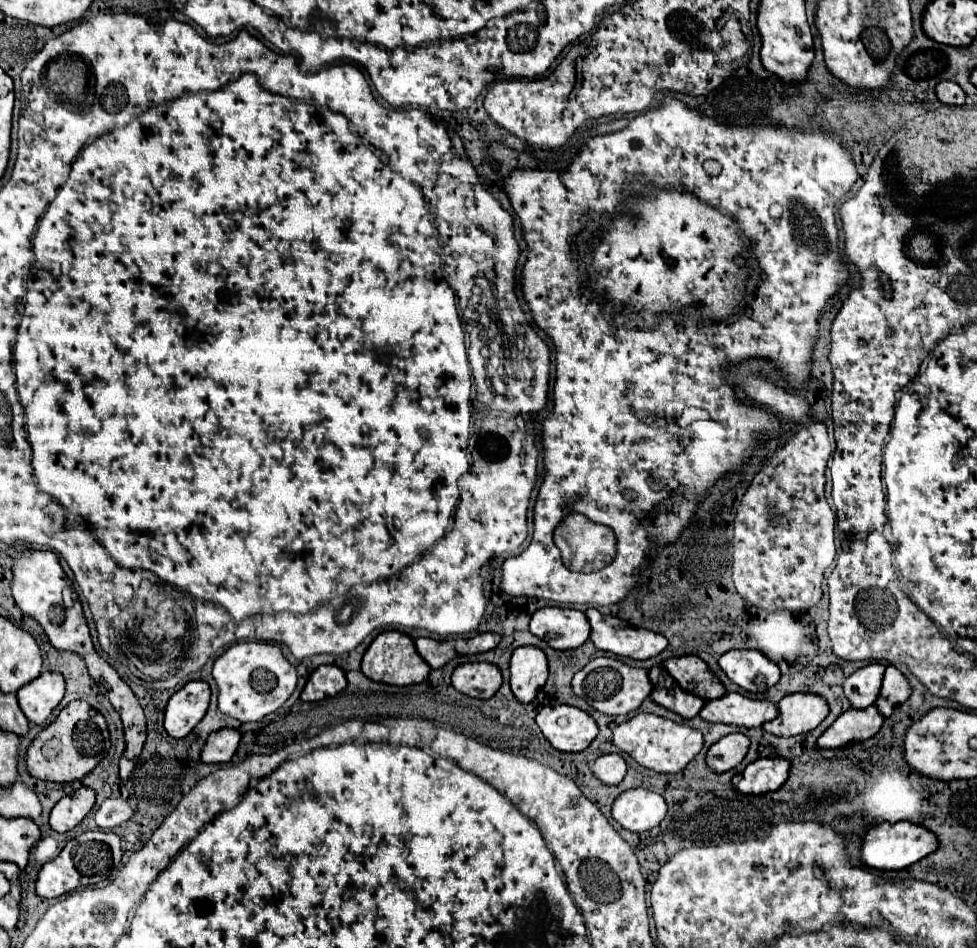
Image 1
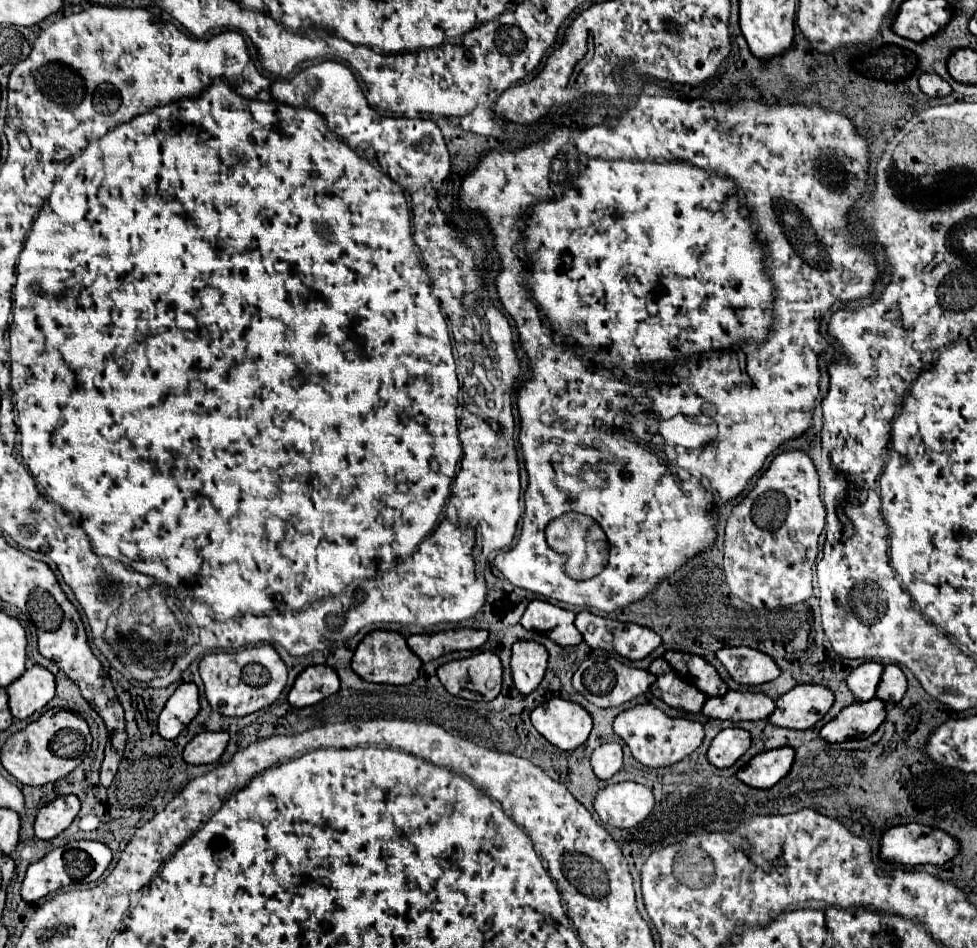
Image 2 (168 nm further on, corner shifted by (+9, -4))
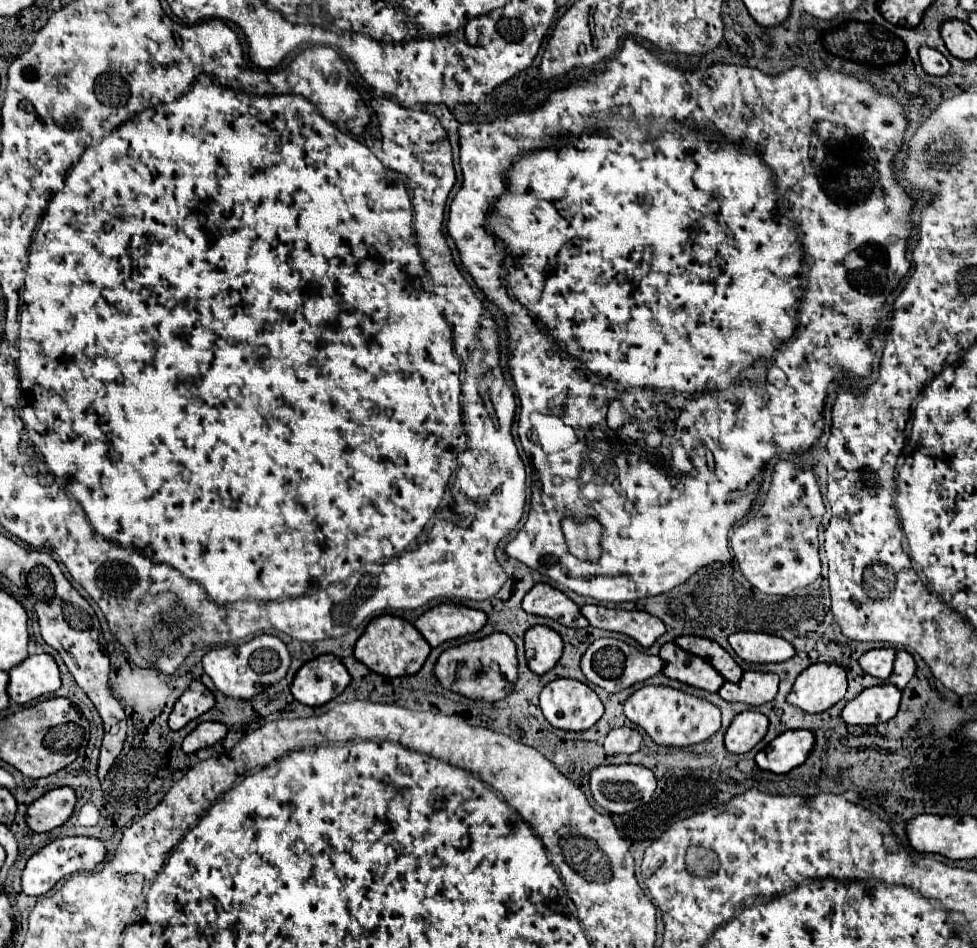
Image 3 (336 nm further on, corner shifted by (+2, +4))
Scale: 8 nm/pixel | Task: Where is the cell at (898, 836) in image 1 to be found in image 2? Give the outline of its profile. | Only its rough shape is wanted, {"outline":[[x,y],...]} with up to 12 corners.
{"outline":[[901,824],[883,832],[879,858],[945,864],[957,842],[943,830]]}

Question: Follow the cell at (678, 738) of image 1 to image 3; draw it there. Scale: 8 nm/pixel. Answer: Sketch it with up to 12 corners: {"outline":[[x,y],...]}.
{"outline":[[642,686],[624,714],[662,746],[720,730],[720,708],[670,686]]}

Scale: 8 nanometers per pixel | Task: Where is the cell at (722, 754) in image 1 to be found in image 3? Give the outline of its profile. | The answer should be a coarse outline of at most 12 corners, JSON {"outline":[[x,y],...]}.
{"outline":[[762,712],[738,714],[726,730],[730,752],[750,752],[768,730]]}

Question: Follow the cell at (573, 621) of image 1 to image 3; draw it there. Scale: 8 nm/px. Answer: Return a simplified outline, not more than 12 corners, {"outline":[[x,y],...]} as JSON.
{"outline":[[534,584],[524,596],[528,614],[552,618],[568,628],[586,628],[564,592]]}

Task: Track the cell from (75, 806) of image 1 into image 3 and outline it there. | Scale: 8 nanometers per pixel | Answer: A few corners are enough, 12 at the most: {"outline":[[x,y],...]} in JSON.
{"outline":[[72,788],[46,792],[26,808],[34,832],[62,826],[76,804]]}

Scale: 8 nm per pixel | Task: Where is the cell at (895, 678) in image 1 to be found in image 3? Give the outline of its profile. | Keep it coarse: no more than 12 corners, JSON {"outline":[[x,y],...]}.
{"outline":[[906,650],[896,652],[888,682],[904,690],[916,672],[916,662]]}

